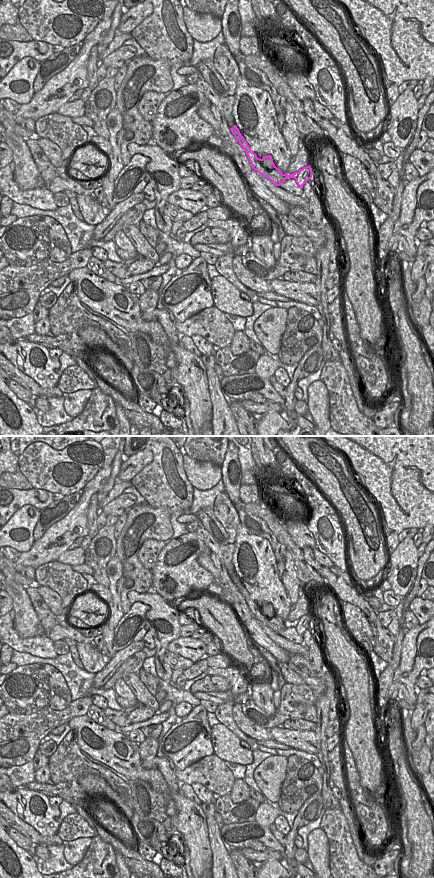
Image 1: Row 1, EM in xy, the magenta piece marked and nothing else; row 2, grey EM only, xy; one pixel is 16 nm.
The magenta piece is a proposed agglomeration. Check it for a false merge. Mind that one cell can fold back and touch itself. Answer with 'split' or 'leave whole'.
split

